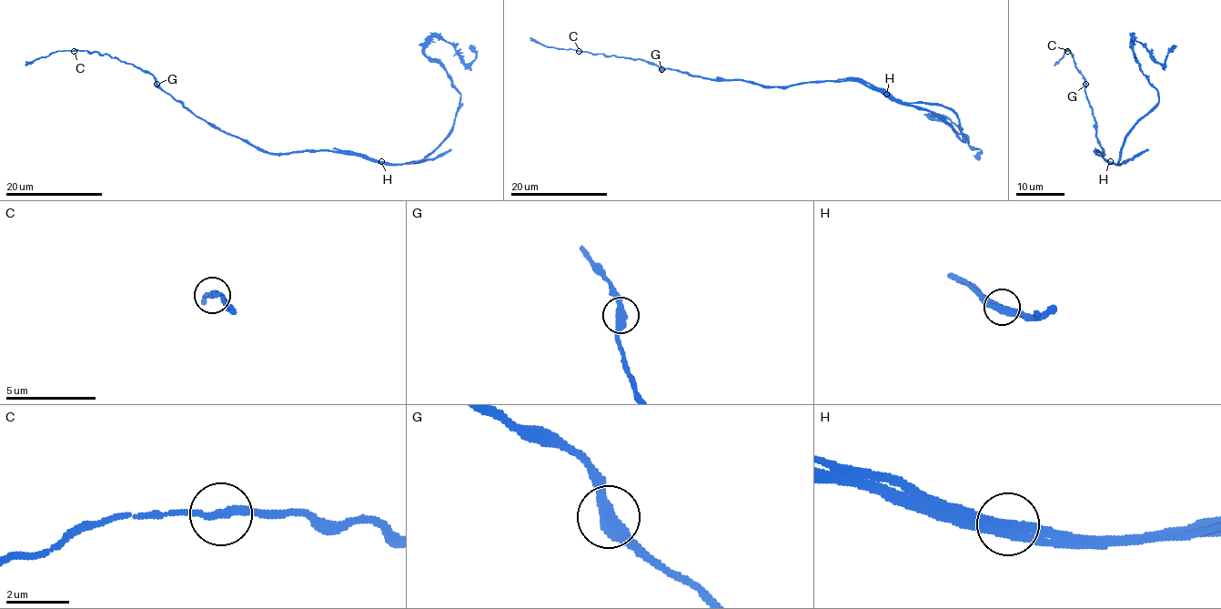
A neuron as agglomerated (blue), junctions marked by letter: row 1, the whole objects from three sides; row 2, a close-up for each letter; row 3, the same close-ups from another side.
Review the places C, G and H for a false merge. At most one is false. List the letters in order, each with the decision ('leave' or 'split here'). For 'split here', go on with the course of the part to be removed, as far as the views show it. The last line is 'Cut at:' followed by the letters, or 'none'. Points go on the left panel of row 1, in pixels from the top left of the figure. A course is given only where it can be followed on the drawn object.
C: leave
G: leave
H: split here; foreign part runs (382, 161), (351, 153), (260, 151), (197, 117), (165, 91), (150, 74), (107, 55), (55, 51), (25, 65)
Cut at: H

